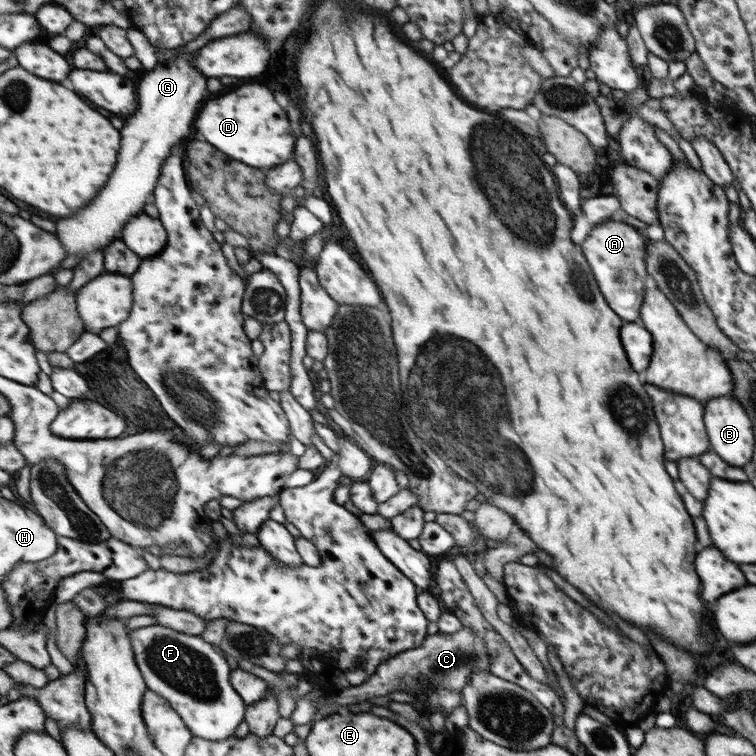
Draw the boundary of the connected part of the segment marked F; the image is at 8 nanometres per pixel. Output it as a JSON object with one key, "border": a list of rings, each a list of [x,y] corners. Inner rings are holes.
{"border":[[[150,625],[131,632],[137,664],[144,673],[148,688],[164,696],[183,717],[196,738],[227,740],[241,726],[246,708],[240,692],[233,686],[231,666],[219,648],[201,636],[176,629]]]}

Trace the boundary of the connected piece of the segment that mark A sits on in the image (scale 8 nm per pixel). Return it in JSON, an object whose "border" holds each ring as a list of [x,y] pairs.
{"border":[[[613,219],[594,225],[581,243],[585,260],[588,261],[589,268],[593,268],[593,276],[597,276],[597,284],[601,284],[601,292],[605,292],[605,300],[609,300],[609,308],[613,308],[613,312],[617,312],[617,316],[621,316],[621,320],[625,322],[639,321],[640,308],[644,303],[644,291],[654,286],[644,266],[647,246],[648,240],[644,231]]]}

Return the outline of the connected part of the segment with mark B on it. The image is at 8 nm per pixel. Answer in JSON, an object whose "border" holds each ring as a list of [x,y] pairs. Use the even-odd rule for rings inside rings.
{"border":[[[718,396],[709,399],[704,405],[704,428],[709,430],[709,446],[711,450],[731,466],[743,466],[751,461],[751,450],[753,450],[753,434],[751,434],[751,423],[745,414],[743,407],[737,400]]]}

